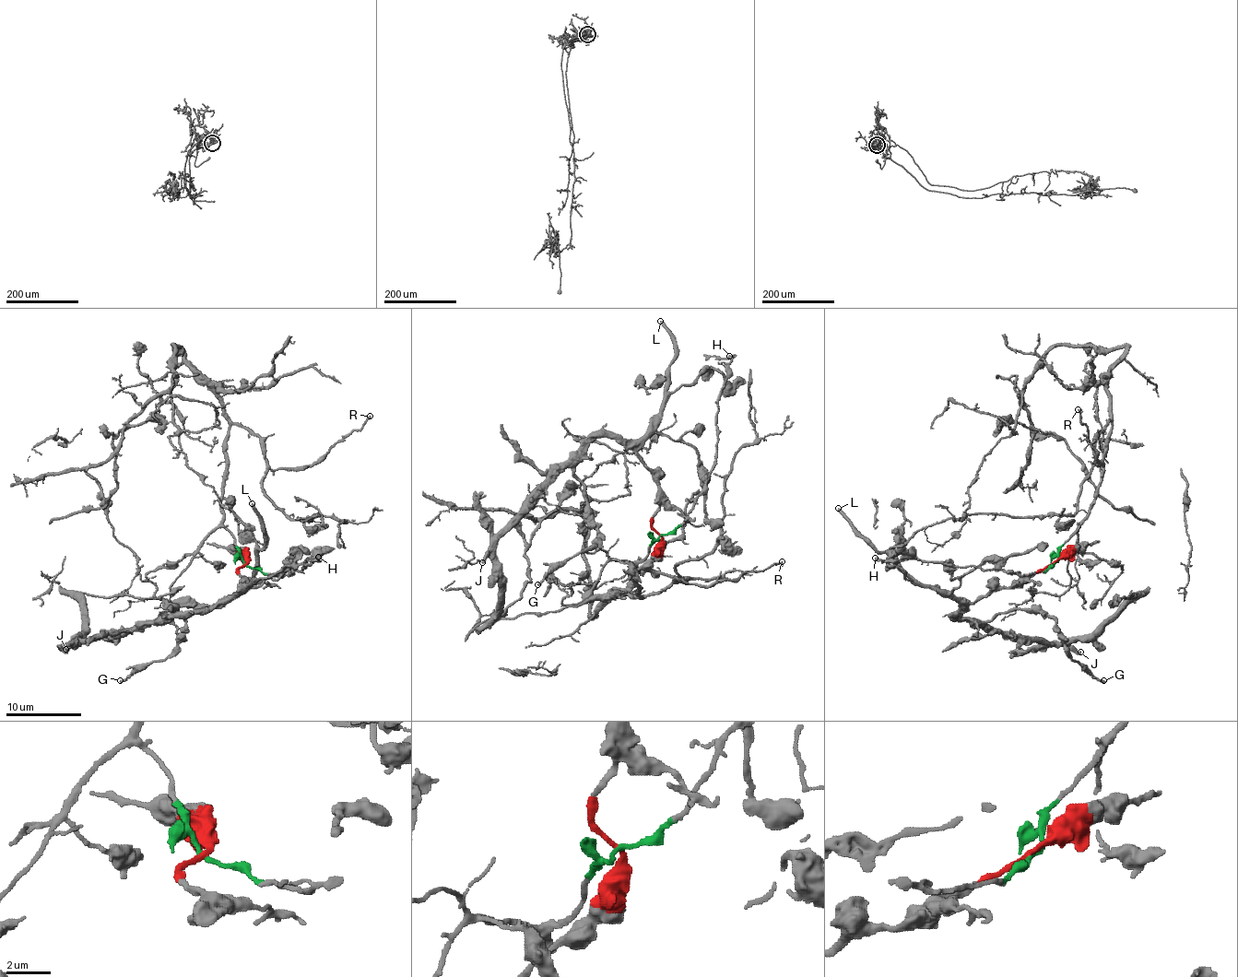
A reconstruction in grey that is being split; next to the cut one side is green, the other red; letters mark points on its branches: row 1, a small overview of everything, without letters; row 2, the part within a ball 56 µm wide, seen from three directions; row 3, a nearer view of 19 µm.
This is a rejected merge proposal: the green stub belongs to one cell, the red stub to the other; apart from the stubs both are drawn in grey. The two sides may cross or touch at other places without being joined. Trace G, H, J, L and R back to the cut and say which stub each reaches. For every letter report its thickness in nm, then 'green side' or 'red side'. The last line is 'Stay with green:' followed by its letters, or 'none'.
G: calibre 240 nm; red side
H: calibre 300 nm; green side
J: calibre 340 nm; red side
L: calibre 320 nm; red side
R: calibre 200 nm; green side
Stay with green: H, R

